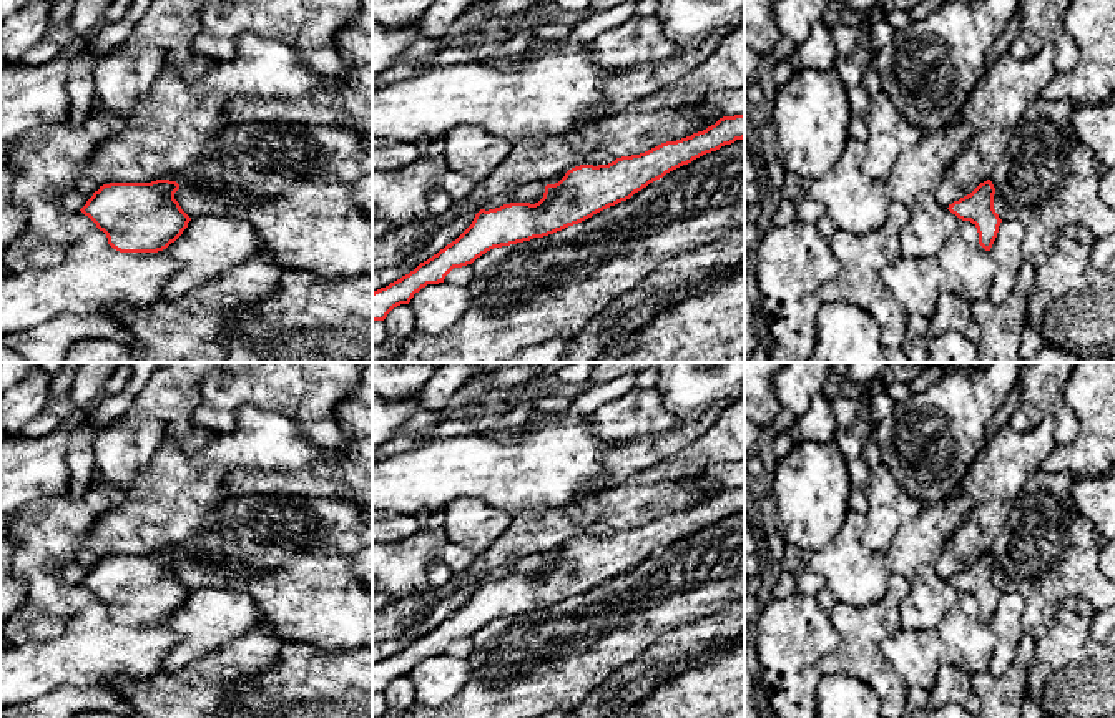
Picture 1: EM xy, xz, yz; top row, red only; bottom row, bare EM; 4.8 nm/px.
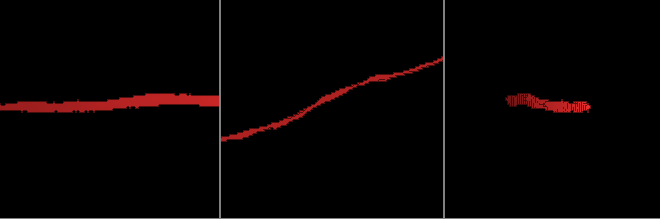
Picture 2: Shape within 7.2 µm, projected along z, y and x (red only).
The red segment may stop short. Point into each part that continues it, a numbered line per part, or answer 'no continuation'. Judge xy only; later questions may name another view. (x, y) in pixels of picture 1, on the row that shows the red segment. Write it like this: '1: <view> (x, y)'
1: xy (165, 132)

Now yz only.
1: yz (994, 107)

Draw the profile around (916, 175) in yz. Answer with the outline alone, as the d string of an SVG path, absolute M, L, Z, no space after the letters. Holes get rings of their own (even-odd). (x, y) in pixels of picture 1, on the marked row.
M964 120L955 121L922 133L894 163L886 180L886 194L909 211L899 236L902 258L937 254L957 229L960 219L937 203L936 191L970 136L972 126Z

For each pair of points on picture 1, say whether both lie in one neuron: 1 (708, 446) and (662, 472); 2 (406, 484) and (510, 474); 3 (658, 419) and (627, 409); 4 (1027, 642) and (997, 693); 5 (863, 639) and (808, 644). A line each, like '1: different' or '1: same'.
1: same
2: same
3: same
4: same
5: different

